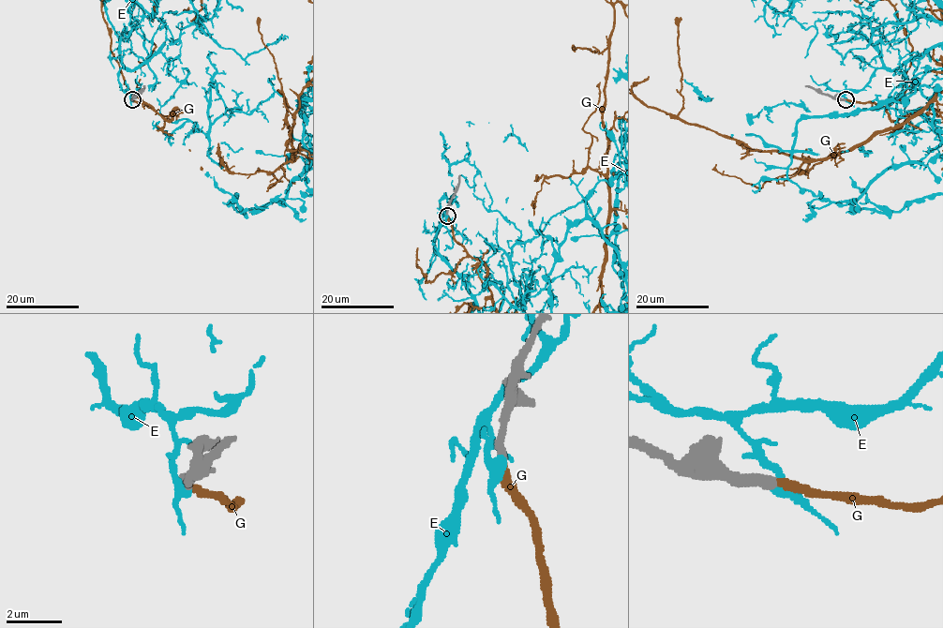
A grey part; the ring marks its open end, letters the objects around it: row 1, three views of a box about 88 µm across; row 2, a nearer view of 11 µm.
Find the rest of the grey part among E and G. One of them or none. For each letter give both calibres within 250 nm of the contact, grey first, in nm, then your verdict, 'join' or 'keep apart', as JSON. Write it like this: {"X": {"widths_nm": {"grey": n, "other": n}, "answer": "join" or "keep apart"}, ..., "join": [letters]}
{"E": {"widths_nm": {"grey": 320, "other": 360}, "answer": "keep apart"}, "G": {"widths_nm": {"grey": 280, "other": 240}, "answer": "join"}, "join": ["G"]}

